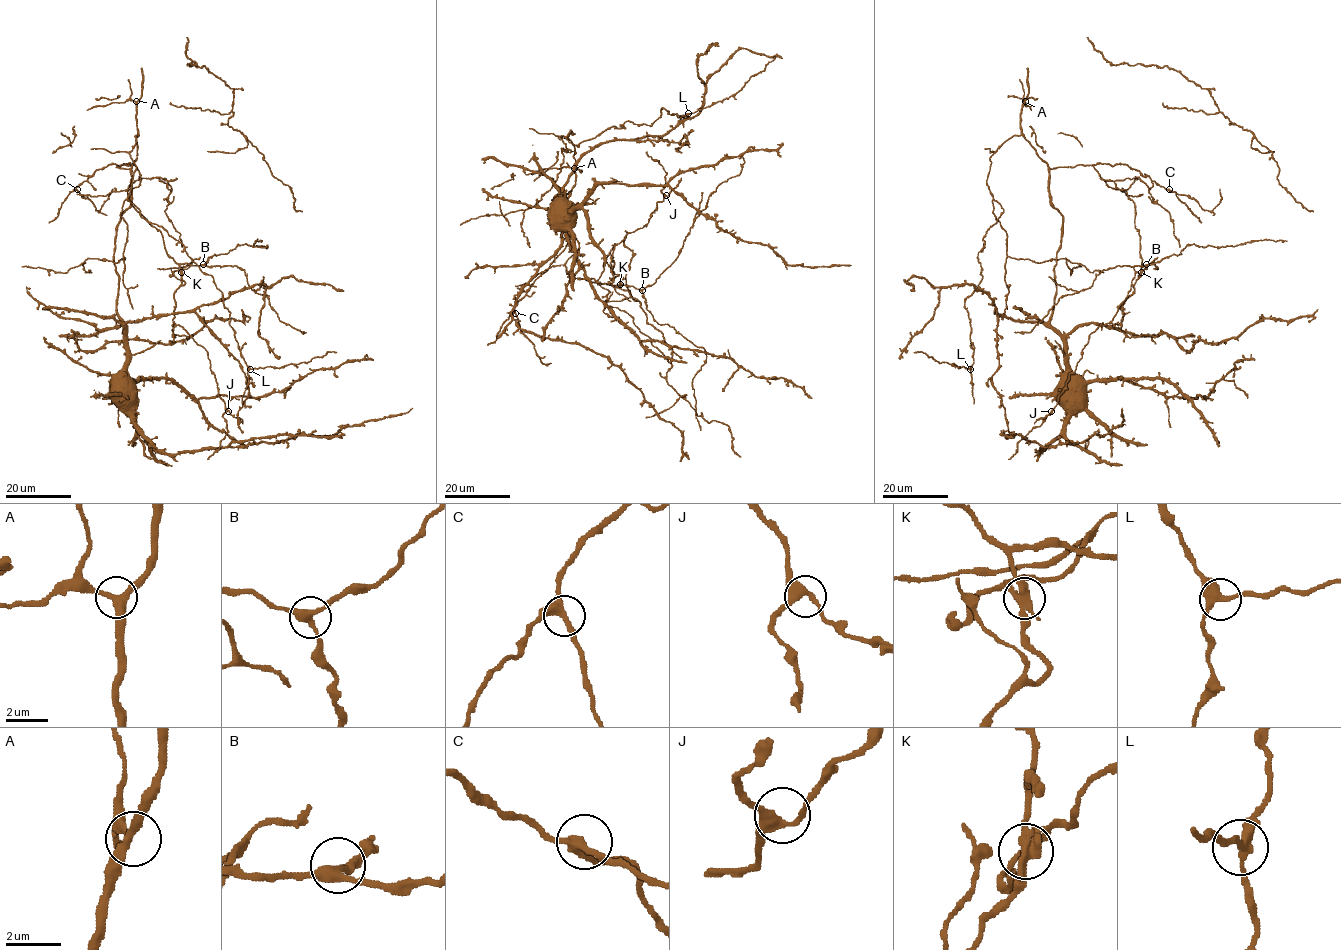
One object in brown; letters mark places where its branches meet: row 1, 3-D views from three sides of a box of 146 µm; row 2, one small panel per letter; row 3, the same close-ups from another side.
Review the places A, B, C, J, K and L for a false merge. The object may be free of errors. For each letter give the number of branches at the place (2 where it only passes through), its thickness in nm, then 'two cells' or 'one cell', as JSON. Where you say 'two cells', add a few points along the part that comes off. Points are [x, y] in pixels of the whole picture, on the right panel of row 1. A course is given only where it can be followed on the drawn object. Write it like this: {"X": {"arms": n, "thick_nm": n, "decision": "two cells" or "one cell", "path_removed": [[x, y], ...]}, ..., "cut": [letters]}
{"A": {"arms": 3, "thick_nm": 280, "decision": "one cell"}, "B": {"arms": 3, "thick_nm": 300, "decision": "one cell"}, "C": {"arms": 3, "thick_nm": 320, "decision": "one cell"}, "J": {"arms": 3, "thick_nm": 320, "decision": "one cell"}, "K": {"arms": 3, "thick_nm": 320, "decision": "two cells", "path_removed": [[1141, 272], [1150, 263], [1158, 269], [1153, 268]]}, "L": {"arms": 3, "thick_nm": 300, "decision": "one cell"}, "cut": ["K"]}

